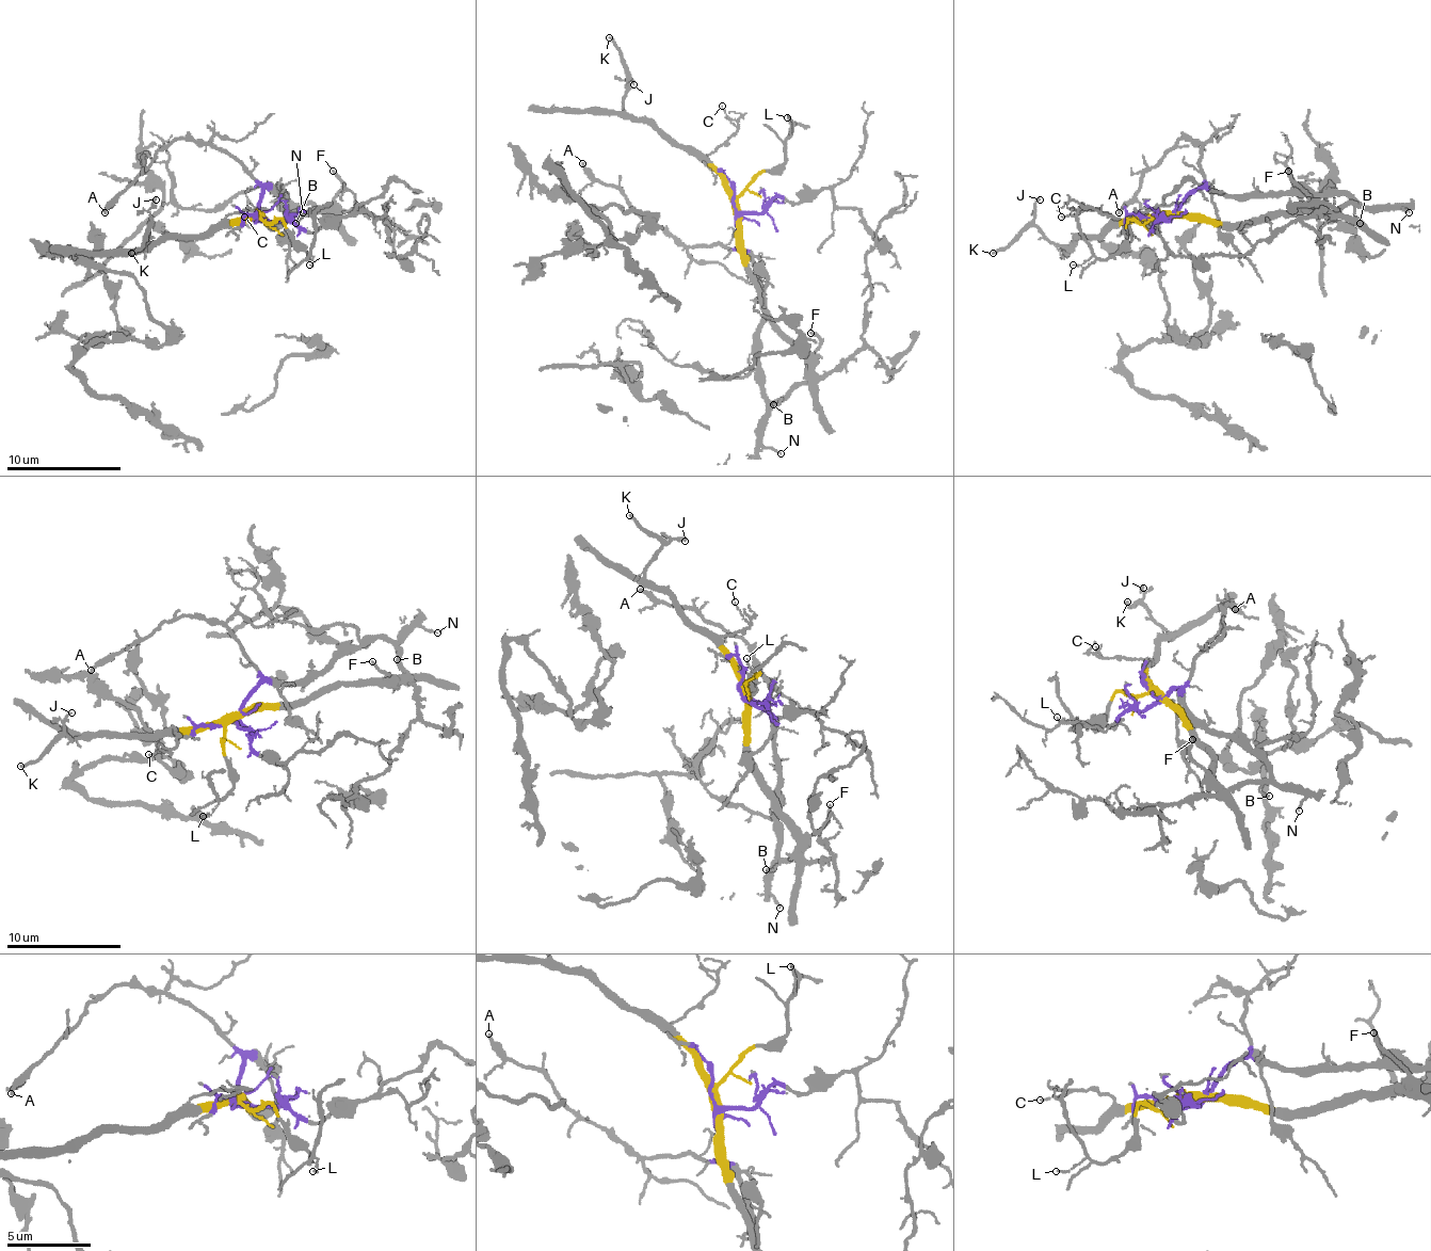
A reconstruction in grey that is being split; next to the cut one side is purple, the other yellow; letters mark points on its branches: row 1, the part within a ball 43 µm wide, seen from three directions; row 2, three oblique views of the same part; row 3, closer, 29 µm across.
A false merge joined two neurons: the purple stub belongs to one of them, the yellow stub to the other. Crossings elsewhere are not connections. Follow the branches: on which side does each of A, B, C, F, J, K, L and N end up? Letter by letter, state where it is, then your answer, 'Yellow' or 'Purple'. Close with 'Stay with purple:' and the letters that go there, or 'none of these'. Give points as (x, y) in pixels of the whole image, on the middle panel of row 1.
A: Place: (582, 163). Purple
B: Place: (773, 404). Purple
C: Place: (722, 106). Yellow
F: Place: (810, 333). Yellow
J: Place: (633, 84). Yellow
K: Place: (609, 37). Yellow
L: Place: (787, 117). Yellow
N: Place: (781, 453). Purple
Stay with purple: A, B, N

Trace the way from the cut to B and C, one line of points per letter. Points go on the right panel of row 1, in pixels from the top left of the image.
B: (1166, 219), (1198, 190), (1223, 195), (1346, 195), (1357, 204), (1354, 212), (1360, 224)
C: (1166, 219), (1111, 219), (1100, 210), (1060, 215)

